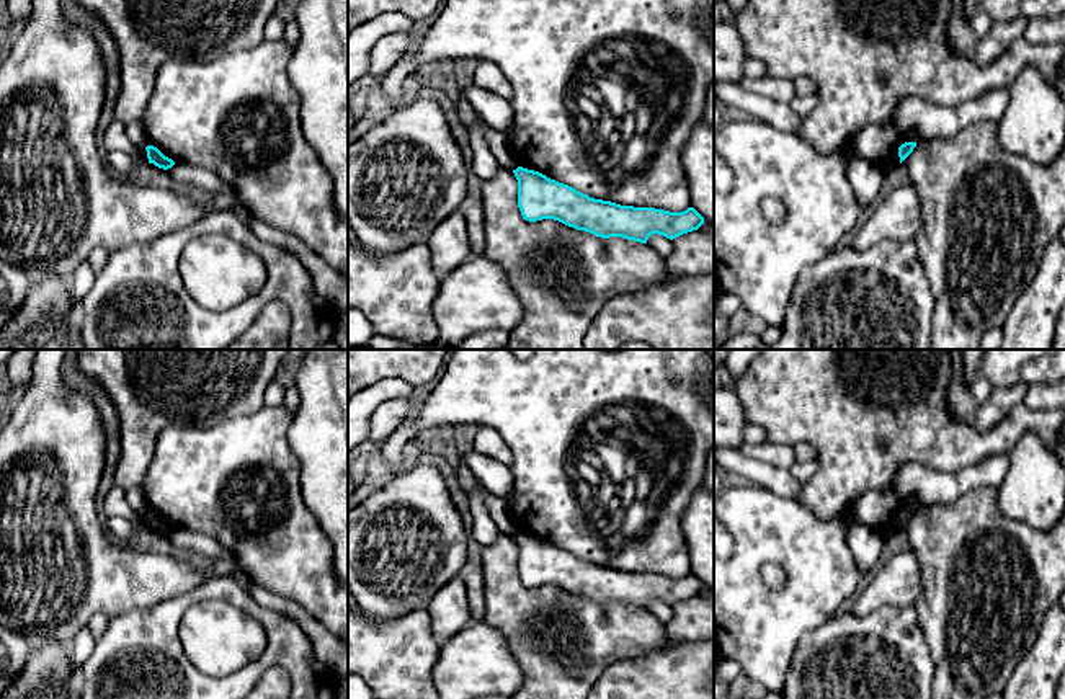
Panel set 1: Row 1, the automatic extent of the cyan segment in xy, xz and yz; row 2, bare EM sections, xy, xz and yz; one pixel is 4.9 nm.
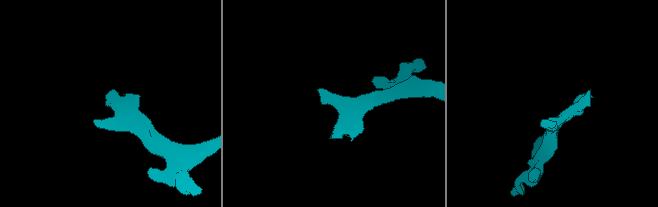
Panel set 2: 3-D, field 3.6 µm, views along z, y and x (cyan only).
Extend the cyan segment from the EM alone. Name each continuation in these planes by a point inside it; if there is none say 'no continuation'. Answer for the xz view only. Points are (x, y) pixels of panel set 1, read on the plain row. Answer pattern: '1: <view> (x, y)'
1: xz (499, 508)

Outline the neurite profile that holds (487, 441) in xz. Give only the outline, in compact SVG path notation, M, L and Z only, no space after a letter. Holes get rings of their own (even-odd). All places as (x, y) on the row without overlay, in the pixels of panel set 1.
M479 426L472 451L492 457L508 467L513 462L510 447L493 428Z

